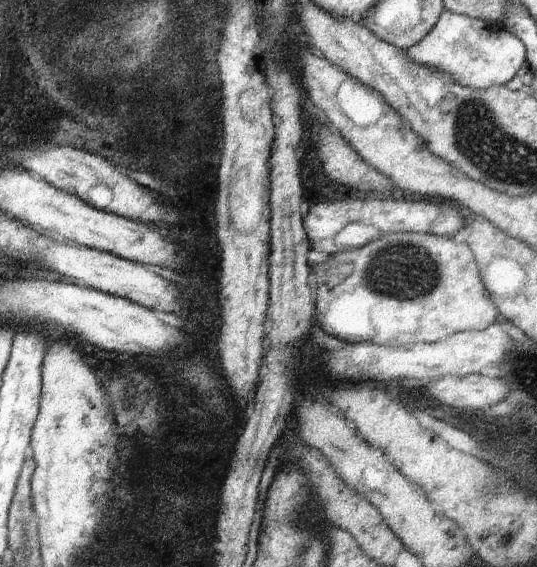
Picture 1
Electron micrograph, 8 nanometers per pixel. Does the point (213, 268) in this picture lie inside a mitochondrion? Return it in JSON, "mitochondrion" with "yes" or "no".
{"mitochondrion":"no"}

